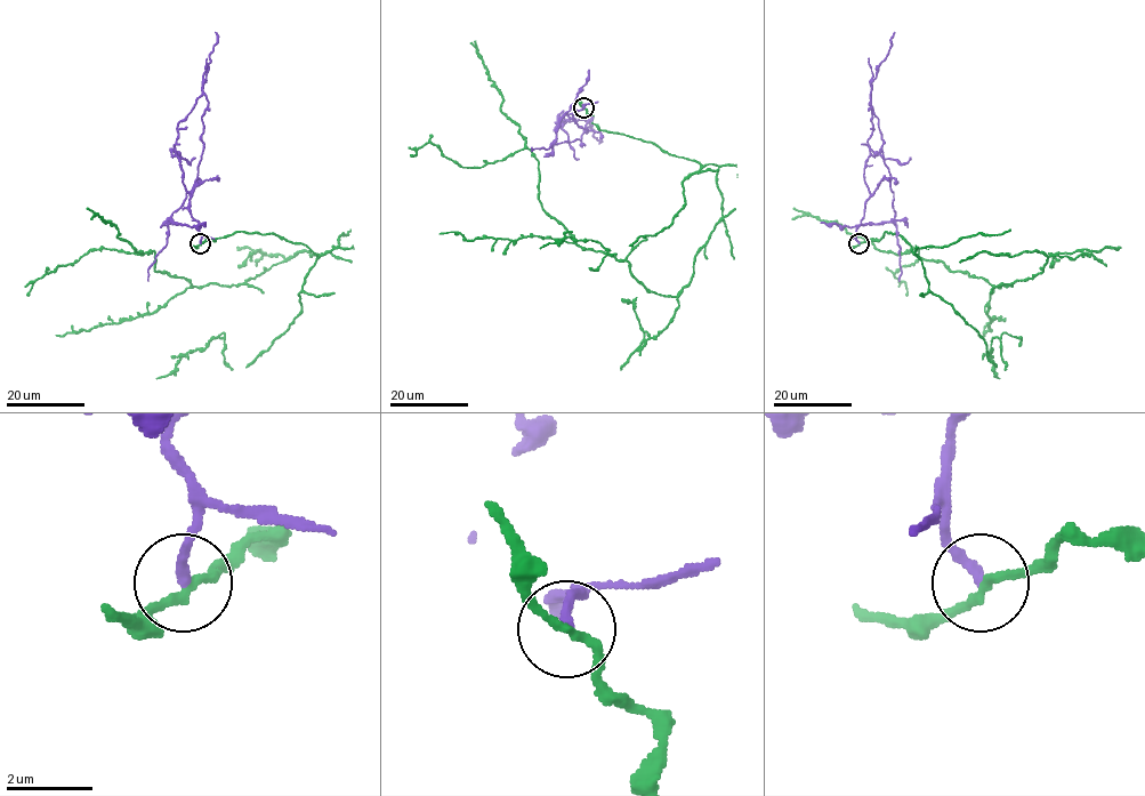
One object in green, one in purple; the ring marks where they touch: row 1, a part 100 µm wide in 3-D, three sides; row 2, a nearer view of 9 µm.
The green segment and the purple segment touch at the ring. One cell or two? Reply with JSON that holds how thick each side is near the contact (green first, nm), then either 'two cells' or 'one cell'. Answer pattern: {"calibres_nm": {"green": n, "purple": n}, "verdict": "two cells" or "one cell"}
{"calibres_nm": {"green": 190, "purple": 240}, "verdict": "two cells"}

